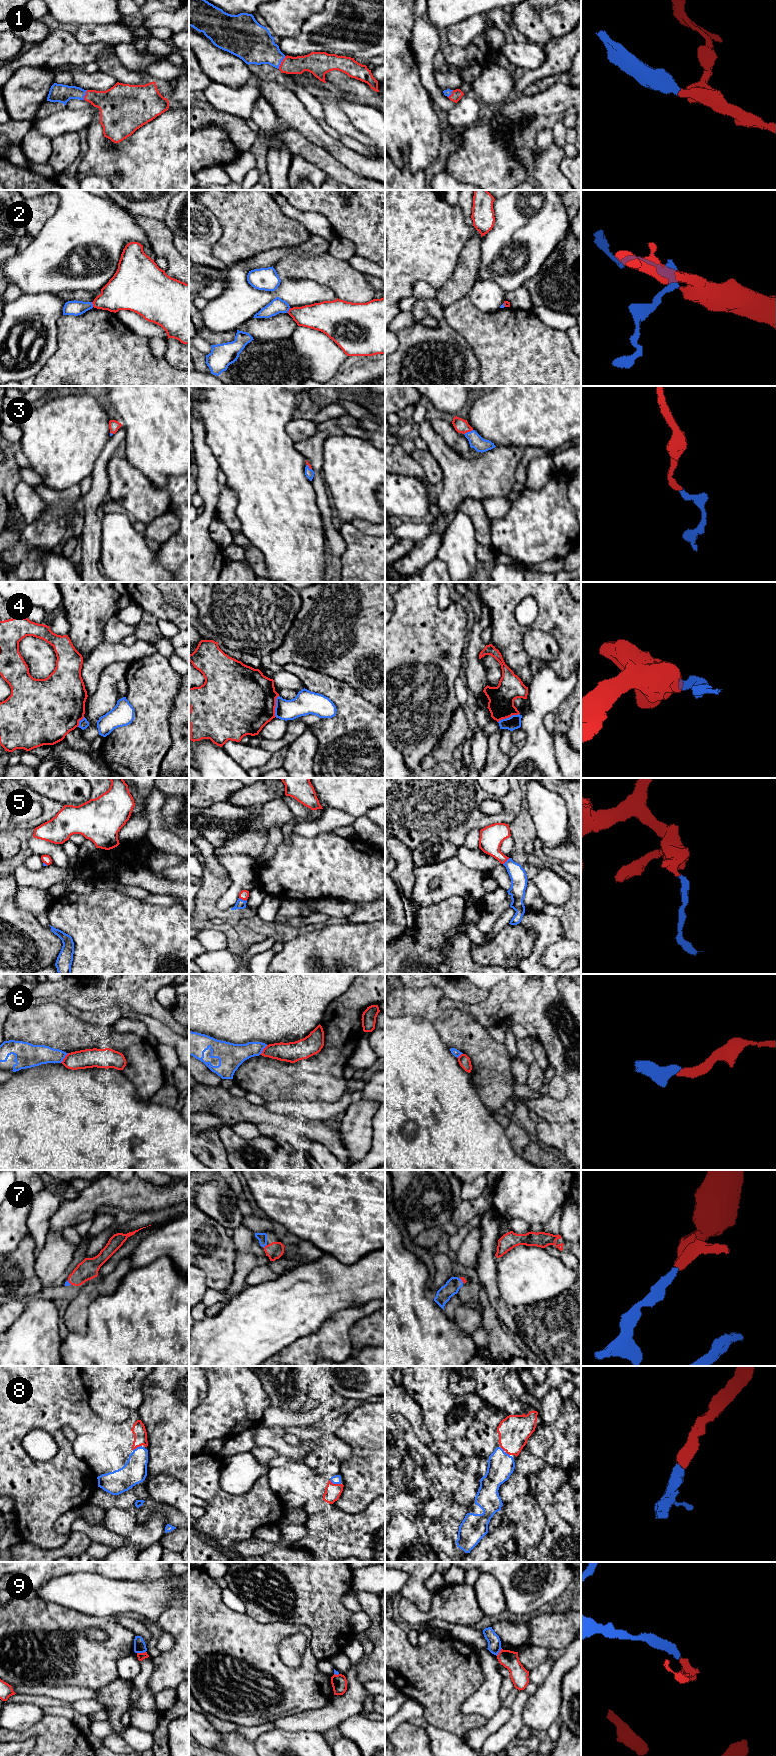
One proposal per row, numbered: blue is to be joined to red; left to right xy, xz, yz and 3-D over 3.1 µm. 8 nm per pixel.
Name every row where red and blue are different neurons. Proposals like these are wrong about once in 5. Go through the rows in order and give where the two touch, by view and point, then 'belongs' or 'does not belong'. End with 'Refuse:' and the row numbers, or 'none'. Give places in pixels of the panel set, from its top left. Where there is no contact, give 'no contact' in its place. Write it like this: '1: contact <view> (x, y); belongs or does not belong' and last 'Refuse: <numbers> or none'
1: contact xz (281, 62); belongs
2: contact xy (92, 303); does not belong
3: contact yz (468, 431); belongs
4: contact yz (508, 717); does not belong
5: contact xz (243, 899); belongs
6: contact xy (64, 1058); does not belong
7: contact xz (265, 1246); belongs
8: contact xz (335, 1484); belongs
9: contact xy (141, 1653); does not belong
Refuse: 2, 4, 6, 9

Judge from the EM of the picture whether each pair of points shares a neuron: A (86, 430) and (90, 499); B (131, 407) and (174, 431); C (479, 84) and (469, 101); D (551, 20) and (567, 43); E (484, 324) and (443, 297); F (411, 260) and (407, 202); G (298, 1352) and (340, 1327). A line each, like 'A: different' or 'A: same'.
A: different
B: same
C: different
D: different
E: different
F: same
G: same

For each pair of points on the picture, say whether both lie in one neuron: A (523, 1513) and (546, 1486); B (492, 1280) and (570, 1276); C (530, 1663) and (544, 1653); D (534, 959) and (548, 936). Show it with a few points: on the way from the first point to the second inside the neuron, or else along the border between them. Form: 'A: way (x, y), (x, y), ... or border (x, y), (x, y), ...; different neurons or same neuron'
A: border (533, 1497), (546, 1521); different neurons
B: border (496, 1259), (498, 1291), (506, 1302); different neurons
C: way (533, 1660), (541, 1653); same neuron
D: way (537, 953), (542, 942); same neuron

